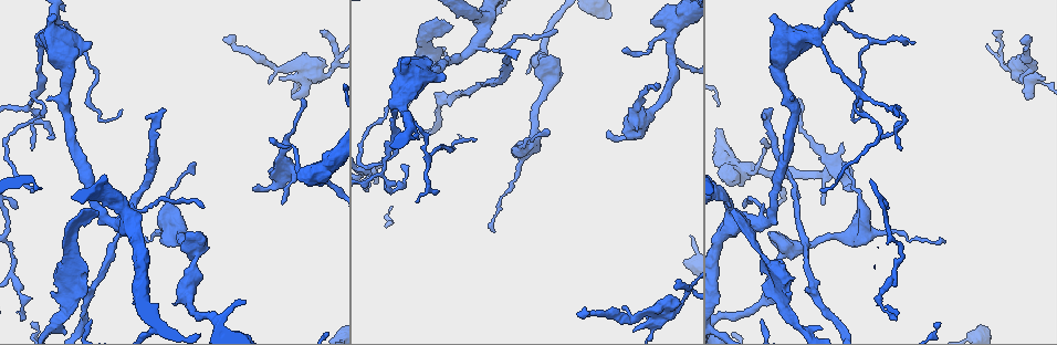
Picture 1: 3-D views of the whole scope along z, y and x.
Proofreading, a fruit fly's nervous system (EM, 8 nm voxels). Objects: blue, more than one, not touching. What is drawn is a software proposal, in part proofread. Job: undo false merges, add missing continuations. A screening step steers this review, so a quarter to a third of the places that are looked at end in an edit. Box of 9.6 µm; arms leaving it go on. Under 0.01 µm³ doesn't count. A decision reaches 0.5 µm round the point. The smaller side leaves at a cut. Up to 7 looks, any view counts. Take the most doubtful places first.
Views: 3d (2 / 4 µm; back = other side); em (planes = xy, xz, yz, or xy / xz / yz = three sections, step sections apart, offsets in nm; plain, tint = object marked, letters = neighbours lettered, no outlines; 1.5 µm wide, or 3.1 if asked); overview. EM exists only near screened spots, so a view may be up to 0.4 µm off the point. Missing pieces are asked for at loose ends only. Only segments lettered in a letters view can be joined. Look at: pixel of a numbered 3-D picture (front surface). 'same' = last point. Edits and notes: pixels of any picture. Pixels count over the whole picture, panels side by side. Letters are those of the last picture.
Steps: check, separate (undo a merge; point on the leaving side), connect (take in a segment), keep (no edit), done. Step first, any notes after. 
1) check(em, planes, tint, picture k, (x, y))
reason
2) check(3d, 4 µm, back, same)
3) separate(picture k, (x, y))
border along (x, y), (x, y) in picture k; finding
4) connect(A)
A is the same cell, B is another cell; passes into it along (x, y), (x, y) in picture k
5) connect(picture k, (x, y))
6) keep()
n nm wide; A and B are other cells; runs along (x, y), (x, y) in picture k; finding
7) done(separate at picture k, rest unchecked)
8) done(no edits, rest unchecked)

check(em, xy, step 8, letters, picture 1, (225, 39))
thin end

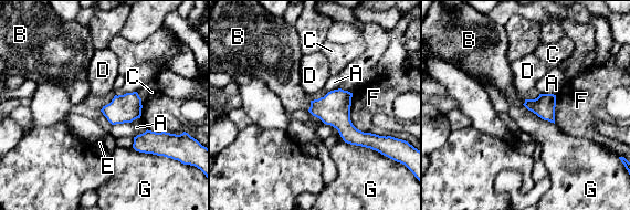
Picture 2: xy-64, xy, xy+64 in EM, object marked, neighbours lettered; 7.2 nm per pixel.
check(em, planes, letters, same)
cut it another way

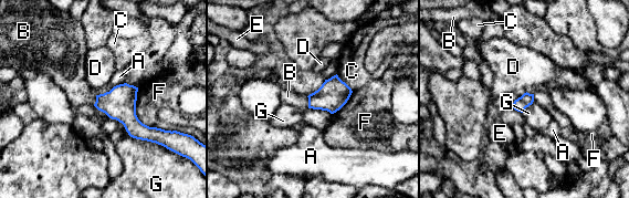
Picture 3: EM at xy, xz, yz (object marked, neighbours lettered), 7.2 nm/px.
connect(B)
B is the same cell, A, C, D, E, F and G are other cells; passes into it along (334, 93), (308, 102), (287, 96) in picture 3; it goes on there

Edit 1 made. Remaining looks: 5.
check(em, planes, letters, picture 1, (895, 318))
an open end

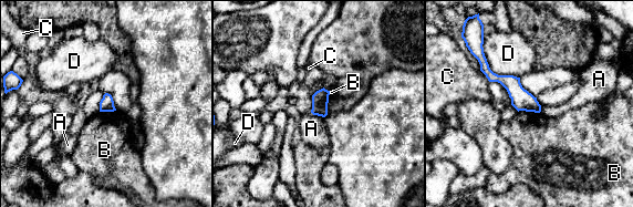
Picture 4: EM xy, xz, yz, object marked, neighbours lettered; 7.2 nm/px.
keep()
110 nm wide; A, B, C and D are other cells; border along (518, 111), (539, 113) in picture 4; no lettered segment goes on from it

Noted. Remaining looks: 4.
check(em, xz, step 8, tint, picture 1, (1002, 30))
tapers out

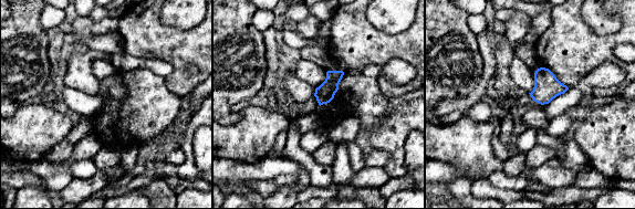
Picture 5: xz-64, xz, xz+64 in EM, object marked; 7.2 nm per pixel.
check(em, xz, step 8, letters, same)

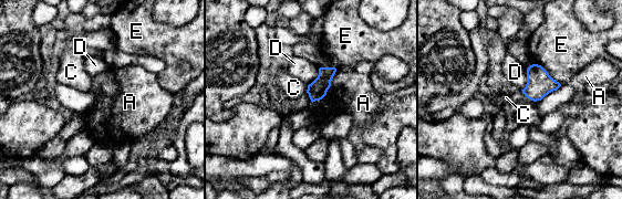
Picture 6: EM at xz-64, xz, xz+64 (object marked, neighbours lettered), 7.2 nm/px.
keep()
140 nm wide; A, C, D and E are other cells; border along (337, 70), (327, 93), (312, 103) in picture 6; no lettered segment goes on from it

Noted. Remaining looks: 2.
done(connect at picture 3, rest unchecked)

